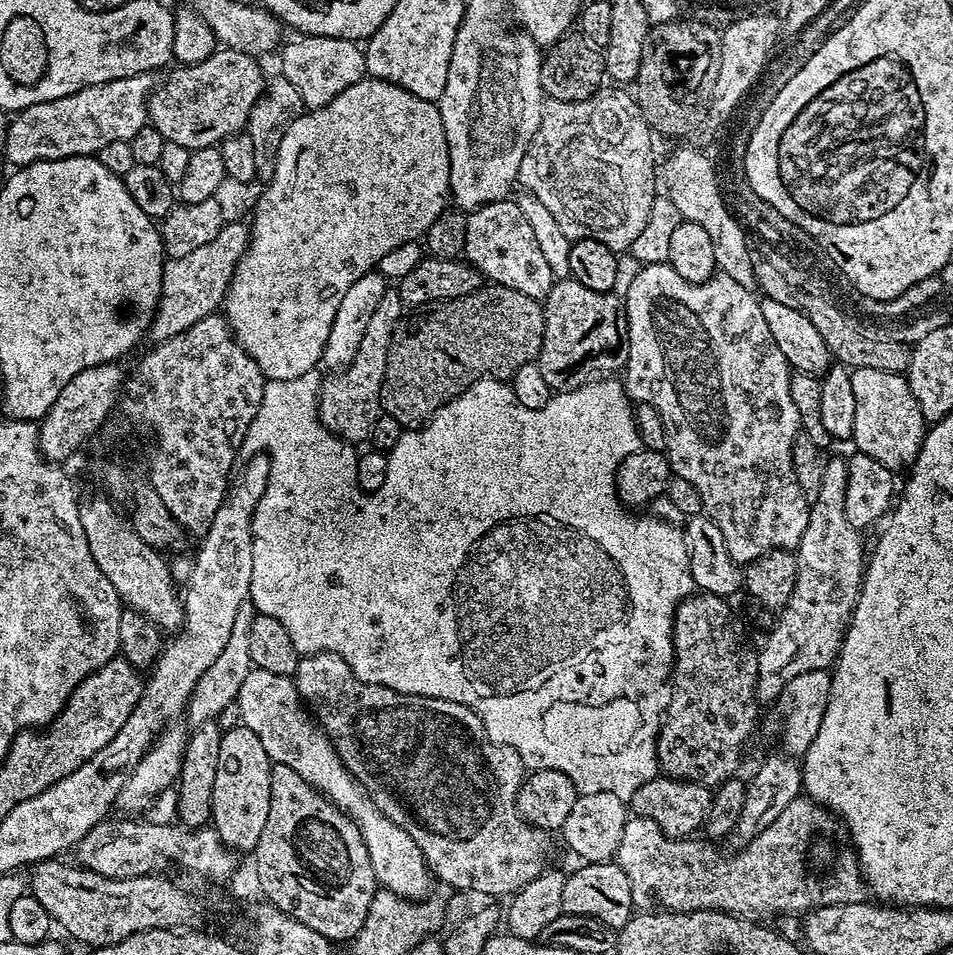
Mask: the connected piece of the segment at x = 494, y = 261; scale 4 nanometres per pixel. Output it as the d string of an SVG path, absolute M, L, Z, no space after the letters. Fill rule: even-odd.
M512 198L490 202L481 208L471 209L467 213L467 218L463 259L480 271L480 275L485 281L510 286L510 290L519 290L521 294L526 294L529 298L543 302L550 294L554 277L550 266L546 263L546 257L542 254L542 249L538 247L530 222L526 219L526 214L522 214L519 203Z

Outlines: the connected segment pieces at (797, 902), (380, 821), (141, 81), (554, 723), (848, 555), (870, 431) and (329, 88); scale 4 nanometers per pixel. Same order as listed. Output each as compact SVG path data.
M801 798L790 802L790 806L786 806L786 810L782 810L782 814L778 814L778 818L774 818L774 822L770 822L770 826L766 826L766 830L762 830L762 834L758 834L758 838L754 838L743 850L744 852L736 852L733 856L728 856L725 860L716 860L717 845L712 842L703 842L698 838L685 838L682 840L674 840L660 829L660 824L656 820L652 820L646 814L629 815L626 826L622 830L622 842L618 846L614 857L614 863L622 870L626 870L626 878L630 878L630 894L632 895L632 907L636 910L652 910L659 905L661 909L670 912L711 912L713 909L718 912L731 912L732 915L741 917L745 920L754 920L757 922L767 921L769 918L775 917L779 913L807 914L815 908L826 908L828 906L838 906L839 904L863 904L866 900L866 885L864 882L864 874L860 867L860 857L856 854L856 849L850 843L847 827L837 817L833 816L827 808L820 807L814 800Z
M253 668L242 682L235 702L241 708L243 727L258 734L262 750L266 750L273 764L288 766L309 786L328 797L345 816L360 828L362 842L370 856L370 866L376 875L377 885L399 896L400 899L420 900L428 892L430 873L422 850L394 822L390 822L374 806L364 787L346 770L334 750L328 735L321 732L315 719L306 711L293 677L270 674L270 670Z
M143 72L130 78L118 78L110 82L102 82L94 86L86 86L74 94L66 94L66 98L54 98L50 102L38 102L34 106L24 108L8 120L6 142L2 152L12 166L33 164L39 160L61 160L67 156L95 156L102 146L110 142L132 140L138 130L148 124L148 98L154 87L153 77Z
M313 370L302 374L298 378L290 378L283 382L265 383L262 400L258 406L258 412L250 422L244 434L242 448L248 454L266 454L268 458L268 481L266 488L256 509L252 514L252 562L253 569L250 570L250 590L248 595L250 603L259 615L278 618L282 626L286 626L286 634L290 634L290 642L294 642L297 652L307 654L310 652L333 652L338 654L354 670L354 674L362 682L370 682L378 686L386 686L395 692L403 692L406 696L429 696L430 698L442 698L450 702L458 702L467 708L473 708L484 723L484 735L491 743L505 744L510 746L520 756L520 761L525 769L535 770L538 768L549 768L550 770L562 770L574 782L577 793L580 794L618 794L625 802L631 801L637 792L647 789L650 781L661 775L660 762L656 758L656 740L660 736L660 726L664 723L664 712L668 708L670 695L670 681L672 679L672 666L674 653L672 651L672 623L676 617L676 608L687 600L693 591L694 585L690 574L690 554L688 544L684 541L683 531L678 527L671 528L664 520L655 520L652 516L628 516L629 509L625 507L620 499L620 493L616 487L616 472L620 463L630 454L641 451L639 430L636 429L636 417L630 397L624 391L624 385L616 378L593 378L580 388L569 392L557 392L546 406L541 408L527 408L522 406L514 398L511 387L503 380L480 380L471 384L462 395L454 397L449 404L444 404L438 409L435 416L423 426L415 430L405 431L398 438L398 442L387 453L388 469L386 470L386 482L377 492L367 494L361 492L356 481L356 458L357 449L349 441L341 440L335 436L320 421L320 413L316 410L316 401L322 376L319 371Z
M829 459L826 474L822 477L822 491L816 500L811 501L806 534L802 534L795 553L794 594L787 606L779 611L772 637L764 645L759 645L756 653L756 698L761 705L771 705L777 700L782 690L786 690L790 678L819 668L831 669L840 655L840 643L856 609L866 567L866 548L864 552L861 533L846 522L847 477L847 459Z
M853 368L852 389L854 390L854 422L850 426L856 452L866 454L882 466L893 470L911 469L924 445L926 421L907 379L899 372Z
M300 34L297 37L297 40L292 40L289 44L287 41L279 49L279 71L294 86L294 90L298 90L305 109L311 110L326 106L331 100L338 98L338 94L342 94L342 90L346 90L358 83L359 80L365 79L364 48L357 41L343 40L342 38L334 38L333 36L310 36L307 34Z

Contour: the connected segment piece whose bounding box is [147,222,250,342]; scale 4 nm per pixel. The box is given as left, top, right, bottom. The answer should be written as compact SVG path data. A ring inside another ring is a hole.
M228 222L218 238L214 238L214 242L206 242L206 246L186 254L186 258L174 258L165 263L156 313L152 315L152 323L147 330L147 335L153 336L153 341L174 338L174 334L190 330L194 322L202 322L202 318L213 315L221 307L236 264L248 249L249 235L250 228L247 223Z

